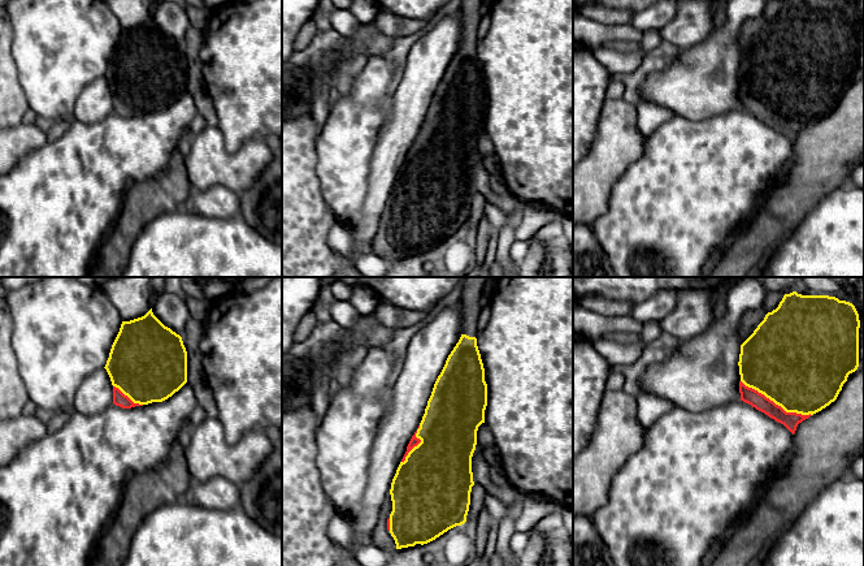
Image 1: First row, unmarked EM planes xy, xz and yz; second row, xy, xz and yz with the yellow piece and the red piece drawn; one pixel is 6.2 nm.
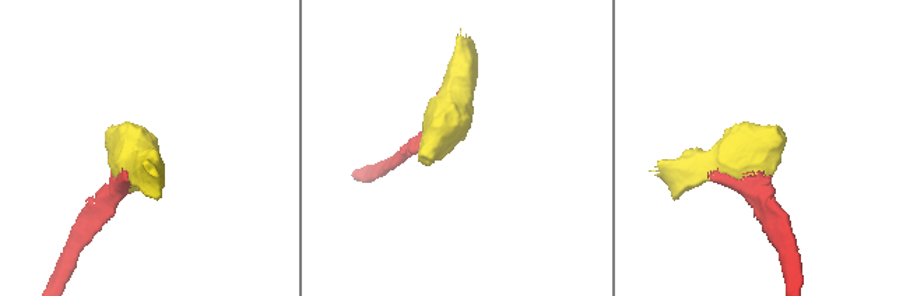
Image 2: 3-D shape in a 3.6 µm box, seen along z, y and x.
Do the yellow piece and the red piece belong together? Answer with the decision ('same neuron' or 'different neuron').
same neuron

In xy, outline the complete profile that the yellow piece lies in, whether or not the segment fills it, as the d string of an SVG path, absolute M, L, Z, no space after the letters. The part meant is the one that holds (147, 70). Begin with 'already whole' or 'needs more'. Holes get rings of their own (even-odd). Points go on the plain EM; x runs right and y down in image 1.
needs more; M152 21L122 30L104 75L113 94L113 112L131 117L162 111L187 91L182 46Z

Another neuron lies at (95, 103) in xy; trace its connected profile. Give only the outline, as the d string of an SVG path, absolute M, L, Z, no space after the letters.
M105 77L91 82L78 96L73 120L96 124L113 112L113 94Z

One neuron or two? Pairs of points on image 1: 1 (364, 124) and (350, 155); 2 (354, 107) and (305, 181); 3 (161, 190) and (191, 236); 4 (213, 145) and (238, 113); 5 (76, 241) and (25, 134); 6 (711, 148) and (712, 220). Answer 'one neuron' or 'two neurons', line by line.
1: one neuron
2: two neurons
3: two neurons
4: two neurons
5: two neurons
6: one neuron

